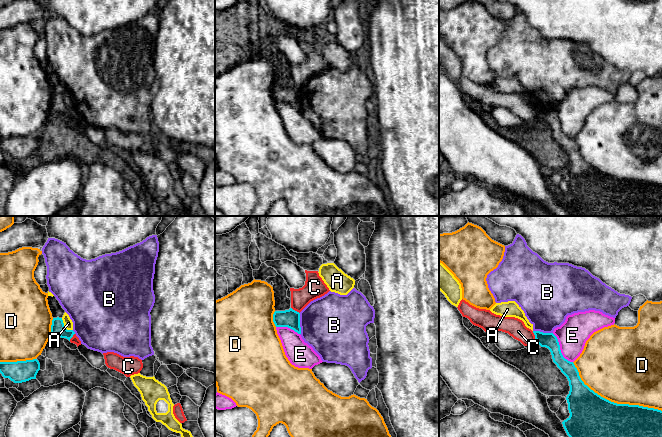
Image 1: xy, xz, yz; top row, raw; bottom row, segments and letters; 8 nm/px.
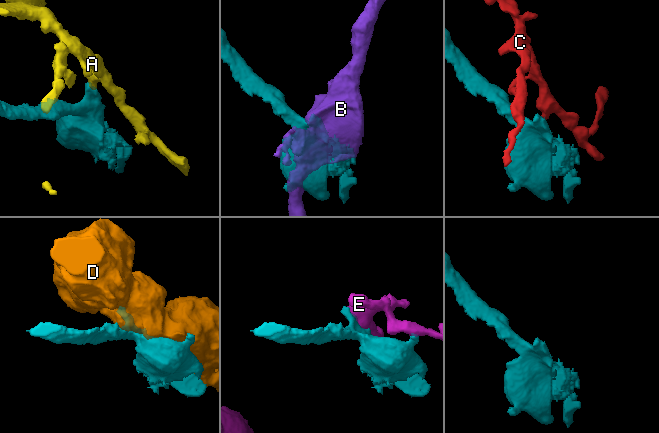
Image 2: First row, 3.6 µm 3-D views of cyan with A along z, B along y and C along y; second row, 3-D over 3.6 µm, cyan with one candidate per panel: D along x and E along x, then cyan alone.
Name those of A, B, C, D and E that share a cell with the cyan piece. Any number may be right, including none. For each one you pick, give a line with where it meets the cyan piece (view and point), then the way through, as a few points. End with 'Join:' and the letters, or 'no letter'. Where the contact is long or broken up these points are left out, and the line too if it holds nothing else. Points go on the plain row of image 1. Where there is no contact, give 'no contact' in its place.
Join: no letter

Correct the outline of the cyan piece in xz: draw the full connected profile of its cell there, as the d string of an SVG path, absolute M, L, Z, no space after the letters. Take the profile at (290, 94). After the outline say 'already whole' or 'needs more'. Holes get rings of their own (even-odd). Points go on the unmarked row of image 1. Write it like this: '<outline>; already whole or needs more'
M290 84L285 87L275 87L273 98L276 103L288 103L301 110L300 89Z; already whole

